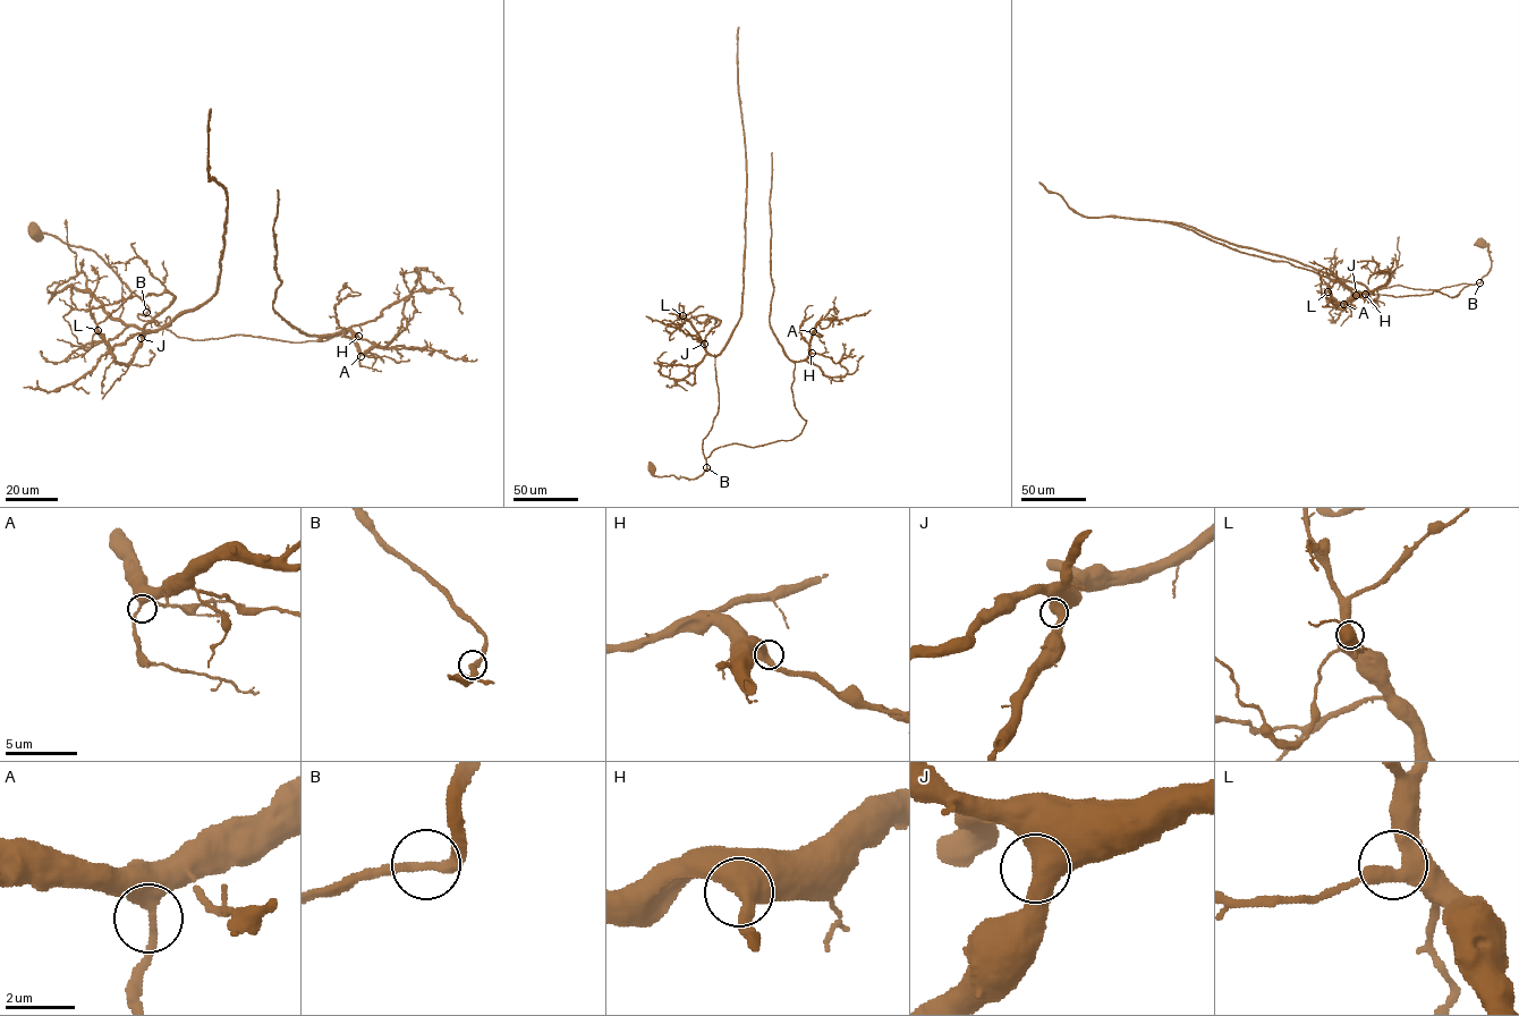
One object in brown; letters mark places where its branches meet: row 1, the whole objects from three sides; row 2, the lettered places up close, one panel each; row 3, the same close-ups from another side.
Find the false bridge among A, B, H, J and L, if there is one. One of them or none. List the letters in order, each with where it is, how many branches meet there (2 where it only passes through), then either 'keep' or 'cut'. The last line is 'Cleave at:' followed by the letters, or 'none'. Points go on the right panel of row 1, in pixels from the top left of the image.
A: at (1343, 304); 2 branches meet; keep
B: at (1479, 282); 2 branches meet; keep
H: at (1365, 294); 2 branches meet; keep
J: at (1356, 295); 2 branches meet; keep
L: at (1327, 291); 2 branches meet; keep
Cleave at: none

